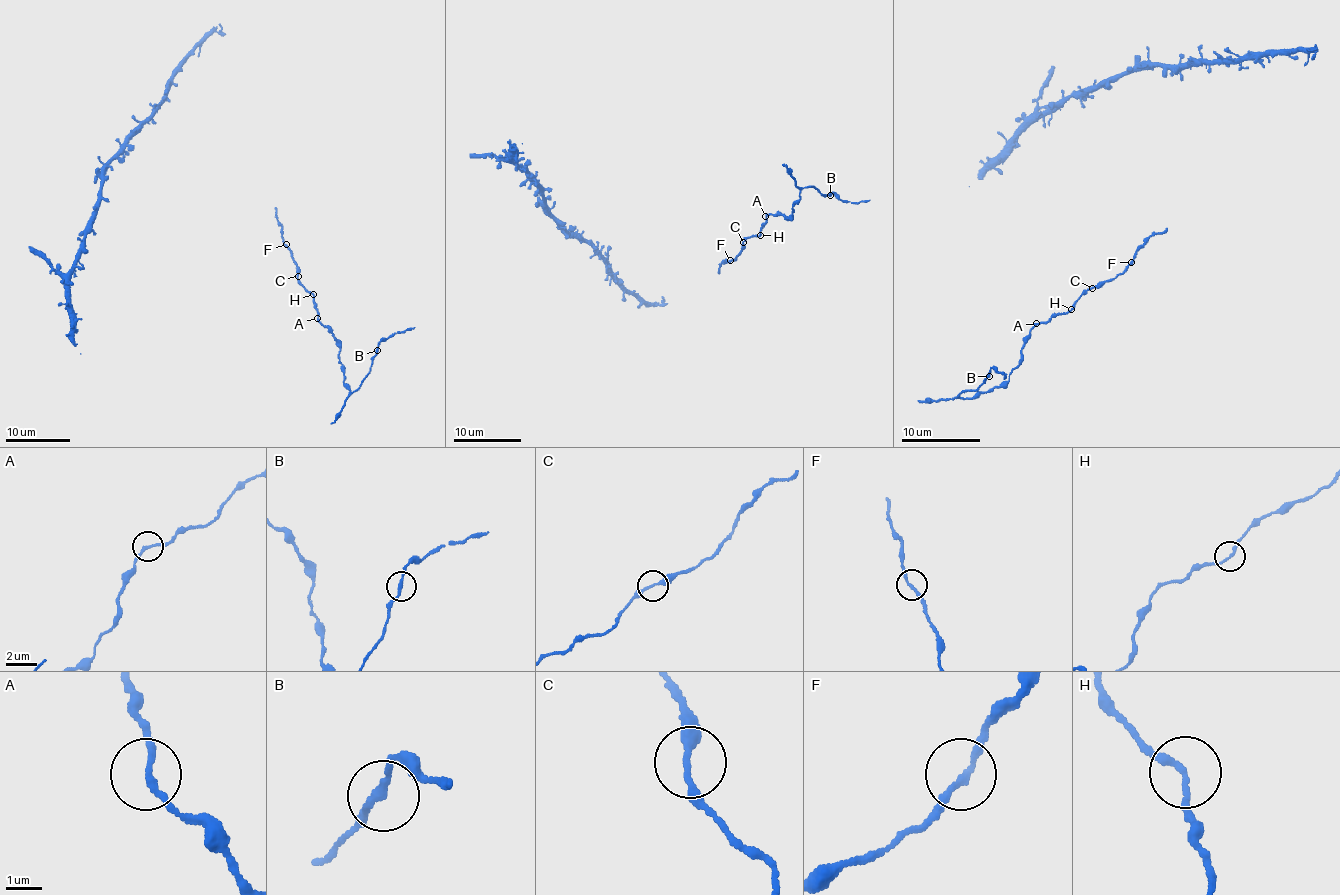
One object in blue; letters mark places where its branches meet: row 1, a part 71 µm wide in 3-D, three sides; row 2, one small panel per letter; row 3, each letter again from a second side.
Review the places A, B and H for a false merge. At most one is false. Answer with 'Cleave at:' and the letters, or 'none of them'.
Cleave at: none of them

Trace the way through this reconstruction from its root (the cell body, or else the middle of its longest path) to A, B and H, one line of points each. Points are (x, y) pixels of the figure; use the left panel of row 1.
A: (275, 207), (281, 237), (295, 261), (298, 279), (313, 296), (317, 318)
B: (275, 207), (298, 279), (313, 296), (318, 319), (340, 350), (349, 394), (366, 377), (377, 350)
H: (275, 207), (281, 237), (295, 261), (298, 279), (313, 294)

